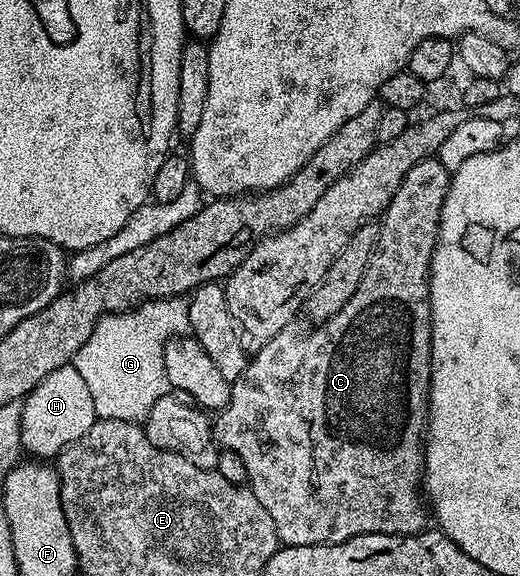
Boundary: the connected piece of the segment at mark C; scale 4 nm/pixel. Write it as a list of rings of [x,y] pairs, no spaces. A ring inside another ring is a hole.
[[[431,157],[424,159],[410,169],[406,173],[406,177],[402,177],[402,185],[398,185],[398,189],[394,193],[394,197],[390,201],[390,205],[380,216],[378,226],[378,241],[374,245],[374,249],[370,253],[370,261],[366,265],[366,273],[362,273],[362,281],[358,281],[358,289],[354,289],[354,297],[350,297],[350,301],[346,301],[346,305],[342,305],[342,309],[338,313],[334,313],[326,320],[325,323],[313,326],[313,331],[292,331],[291,326],[286,326],[279,331],[272,339],[263,340],[259,344],[260,352],[253,354],[249,358],[246,369],[242,369],[242,373],[238,378],[231,380],[232,392],[230,393],[230,401],[223,409],[218,412],[214,419],[214,439],[217,444],[225,451],[233,451],[242,457],[242,465],[246,465],[246,473],[248,474],[247,486],[254,493],[254,497],[258,497],[258,501],[262,501],[262,509],[266,509],[266,513],[270,513],[270,521],[274,521],[274,529],[276,530],[276,538],[285,547],[301,547],[302,545],[322,545],[323,543],[344,543],[347,539],[353,539],[359,535],[369,535],[370,533],[382,533],[383,535],[417,535],[419,531],[425,530],[430,523],[430,511],[426,506],[425,496],[422,494],[422,476],[424,474],[424,436],[428,425],[428,386],[430,385],[430,369],[432,368],[432,306],[430,305],[430,285],[428,284],[428,274],[430,273],[430,265],[432,264],[432,254],[434,253],[434,245],[438,239],[438,229],[440,228],[440,218],[442,217],[442,205],[446,201],[446,193],[448,192],[448,181],[450,173],[440,163],[439,158]]]

